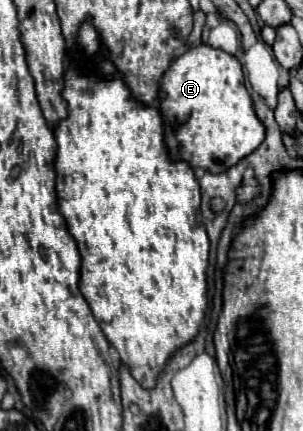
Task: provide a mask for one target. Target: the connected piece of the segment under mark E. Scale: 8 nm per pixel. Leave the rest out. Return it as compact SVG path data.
M207 44L195 46L181 54L173 64L167 68L163 80L161 80L161 92L165 92L165 98L159 98L161 108L167 108L175 116L175 134L177 134L177 146L171 150L173 160L183 160L191 168L203 168L207 172L225 172L233 164L237 164L241 158L249 156L265 138L265 126L255 116L251 96L245 90L243 84L243 70L235 56L211 48Z

